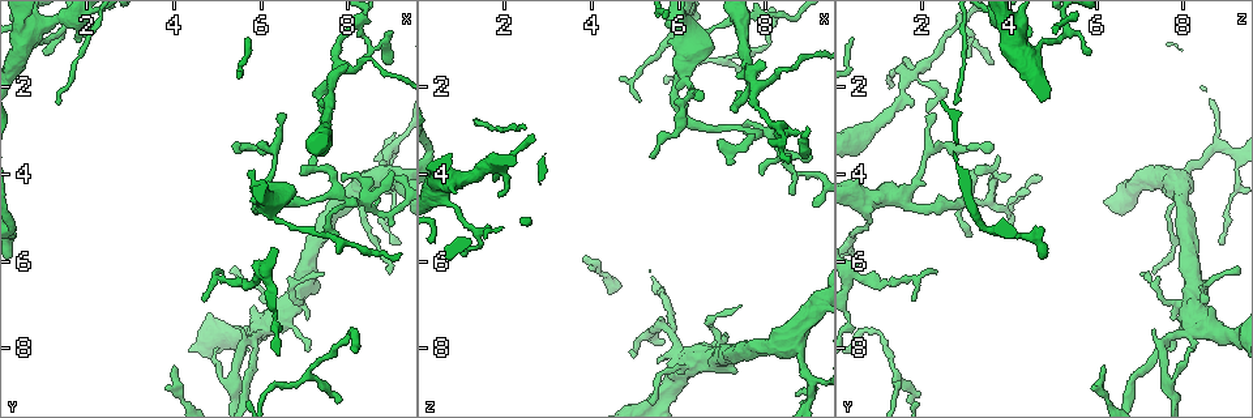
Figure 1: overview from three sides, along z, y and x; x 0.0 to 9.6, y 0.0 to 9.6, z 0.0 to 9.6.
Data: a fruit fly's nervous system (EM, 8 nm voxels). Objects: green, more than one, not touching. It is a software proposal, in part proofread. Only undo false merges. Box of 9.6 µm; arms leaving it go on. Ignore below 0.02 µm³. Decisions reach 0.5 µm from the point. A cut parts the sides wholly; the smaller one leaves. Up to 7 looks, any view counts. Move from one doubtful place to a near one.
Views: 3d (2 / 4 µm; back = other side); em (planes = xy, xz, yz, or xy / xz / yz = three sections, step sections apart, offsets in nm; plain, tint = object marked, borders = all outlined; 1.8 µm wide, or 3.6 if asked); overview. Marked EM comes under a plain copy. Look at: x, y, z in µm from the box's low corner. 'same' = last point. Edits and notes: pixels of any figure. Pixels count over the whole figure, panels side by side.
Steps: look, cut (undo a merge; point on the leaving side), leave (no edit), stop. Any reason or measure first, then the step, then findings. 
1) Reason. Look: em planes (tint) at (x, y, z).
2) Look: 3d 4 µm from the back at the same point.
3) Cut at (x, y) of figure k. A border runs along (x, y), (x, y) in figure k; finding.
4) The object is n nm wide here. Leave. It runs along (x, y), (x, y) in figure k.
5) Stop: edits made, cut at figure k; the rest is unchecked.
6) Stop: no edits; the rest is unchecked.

Look: em 3.6 µm yz step 8 (tint) at (5.85, 6.50, 0.80).

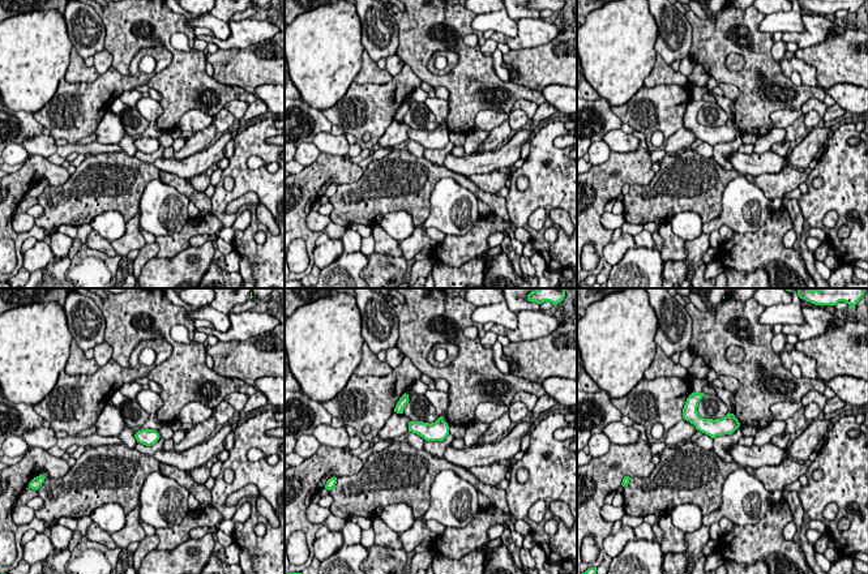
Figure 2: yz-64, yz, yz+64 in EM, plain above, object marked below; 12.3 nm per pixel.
Cut it another way. Look: em 3.6 µm planes (tint) at the same point.

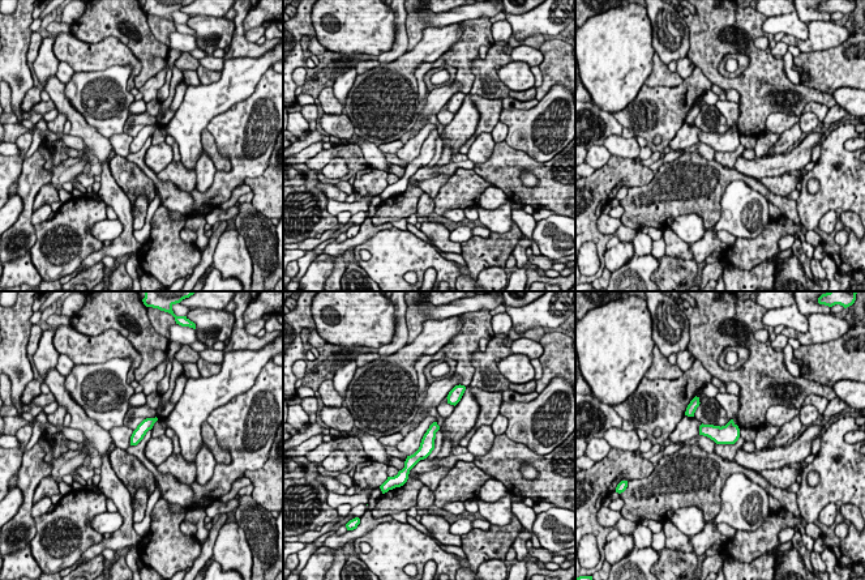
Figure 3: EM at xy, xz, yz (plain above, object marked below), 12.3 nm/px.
Leave. One neuron here.

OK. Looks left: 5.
Sharp bend. Look: em planes (tint) at (8.40, 4.60, 3.55).

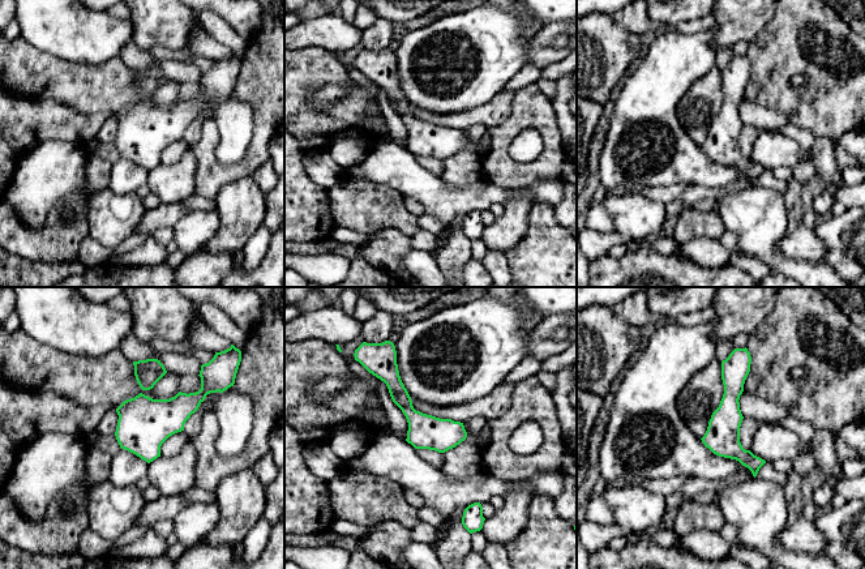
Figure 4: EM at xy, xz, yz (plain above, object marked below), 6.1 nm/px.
The object is 200 nm wide here. Leave. It runs along (737, 356), (729, 443), (754, 470) in figure 4; all the same neuron.

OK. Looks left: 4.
Arms part here. Look: em yz step 4 (tint) at (8.10, 0.70, 2.85).

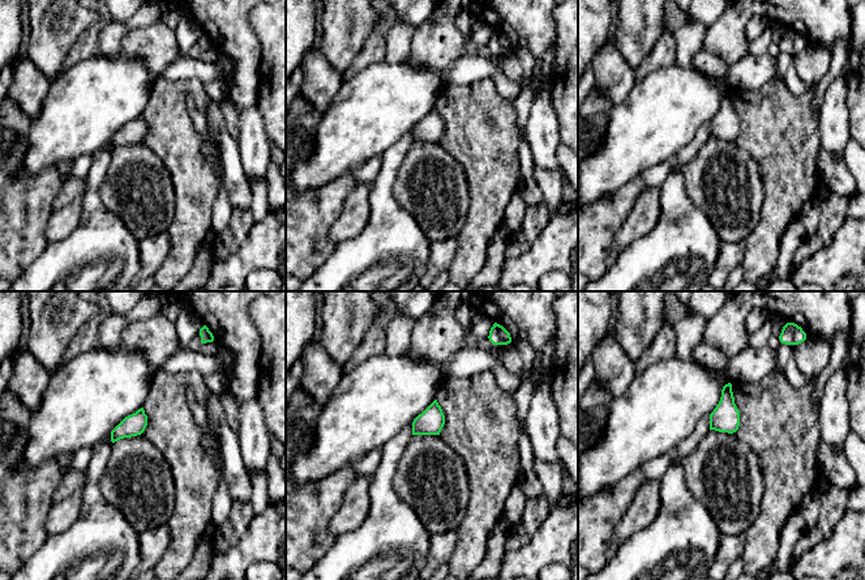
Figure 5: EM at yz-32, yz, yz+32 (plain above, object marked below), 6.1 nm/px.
Cut it another way. Look: em planes (borders) at the same point.

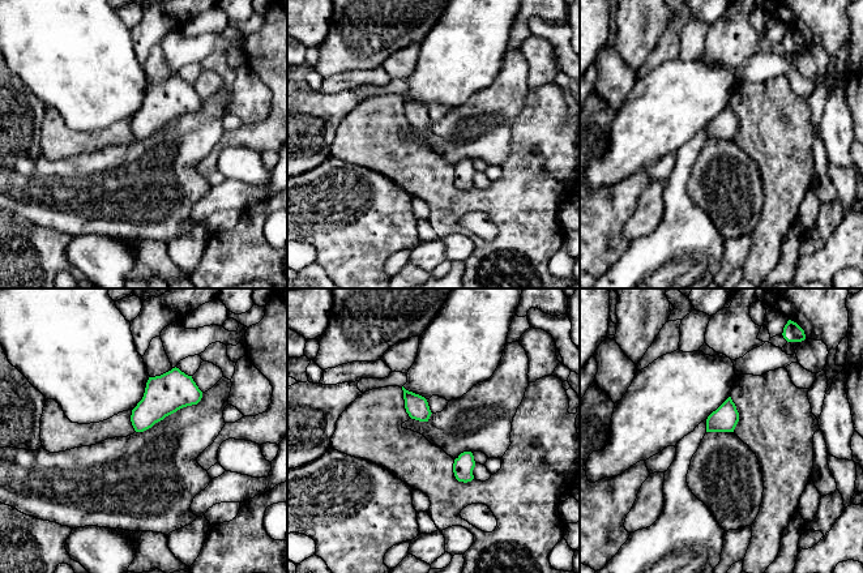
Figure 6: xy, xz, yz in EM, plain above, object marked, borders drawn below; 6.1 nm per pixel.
Leave. Continuous, no second neuron.

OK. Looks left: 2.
Stop: no edits; the rest is unchecked.

